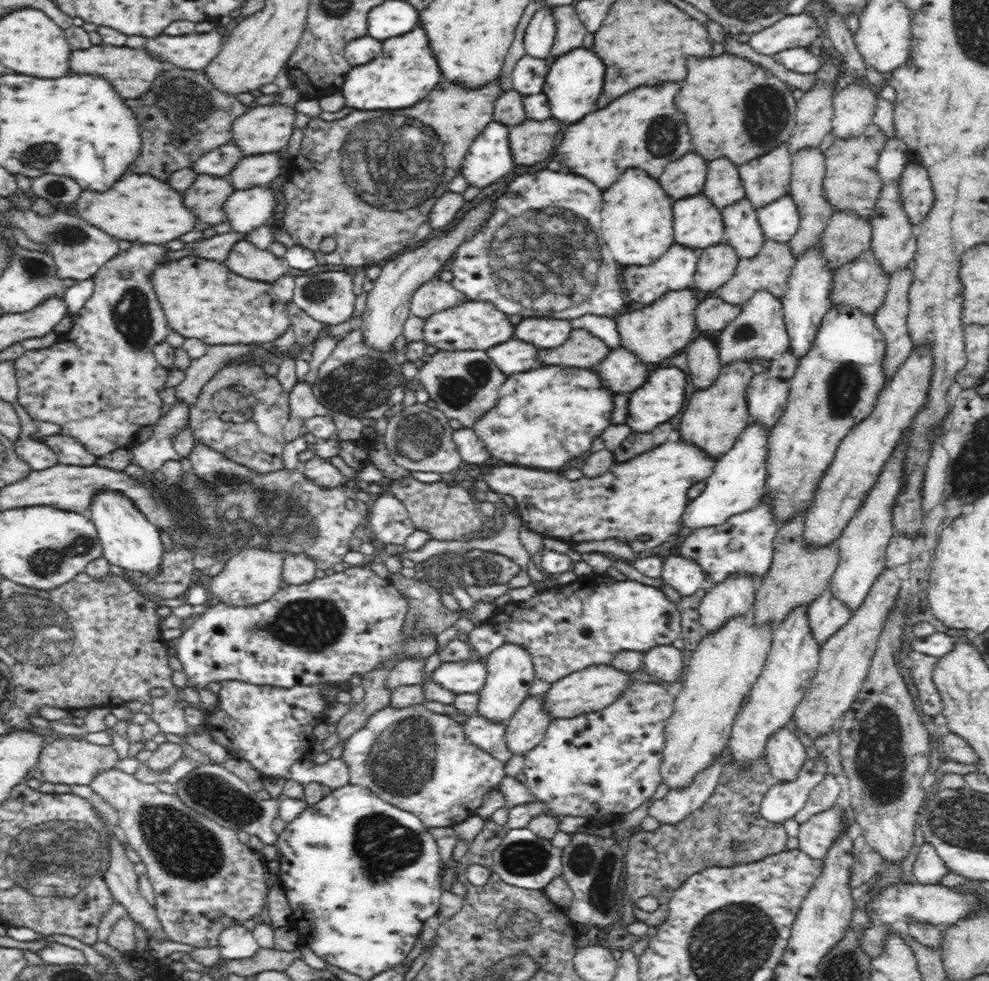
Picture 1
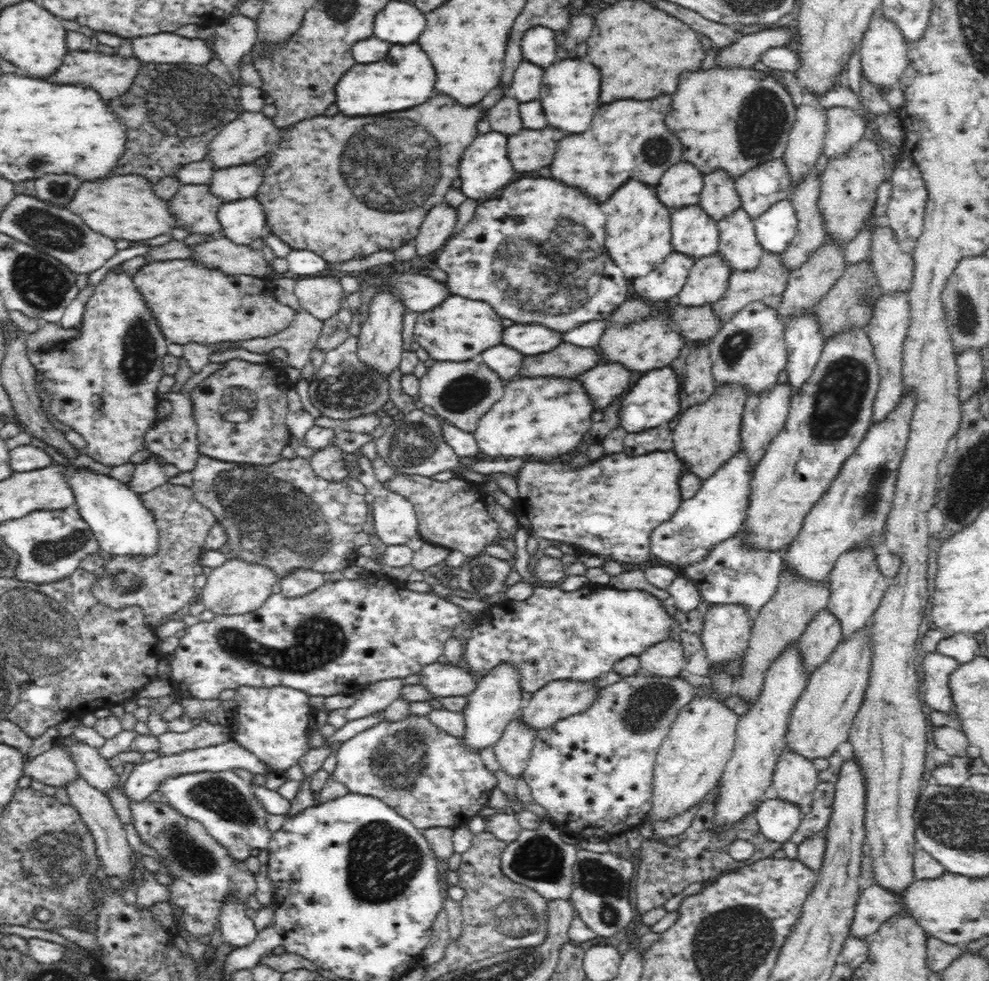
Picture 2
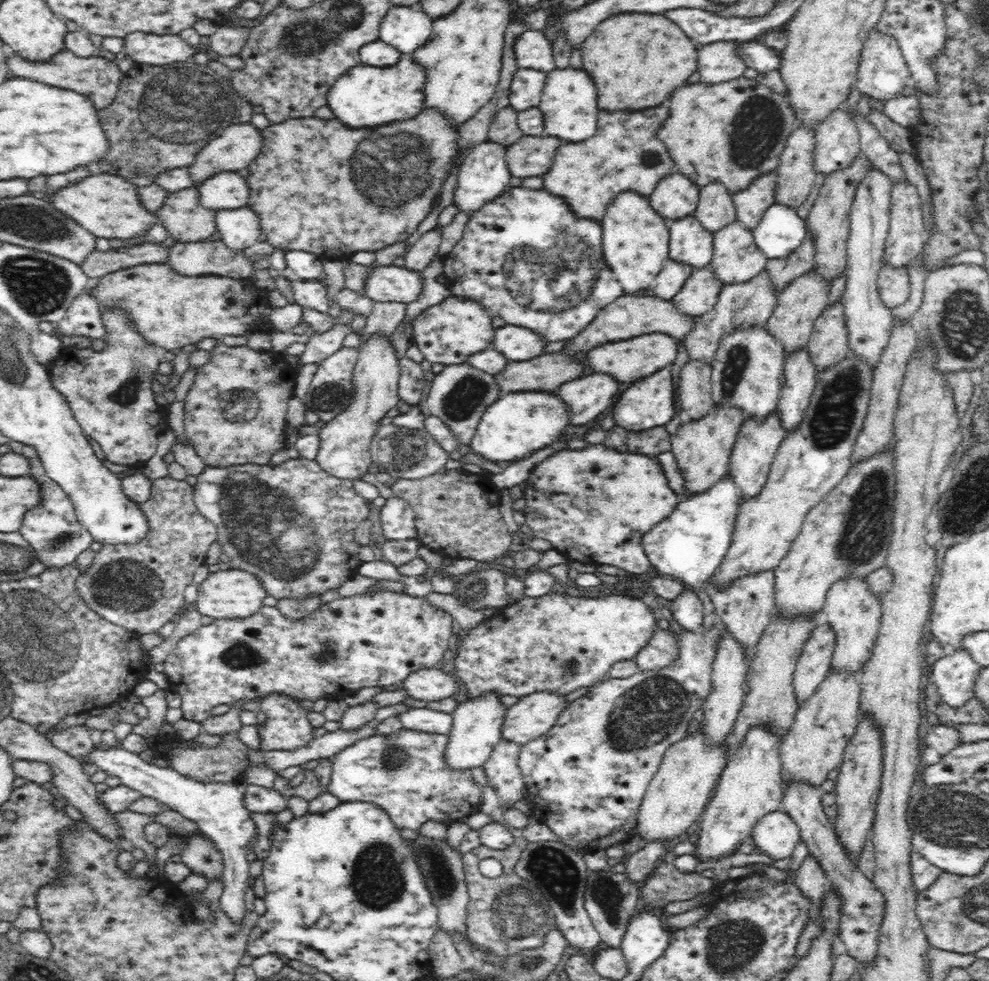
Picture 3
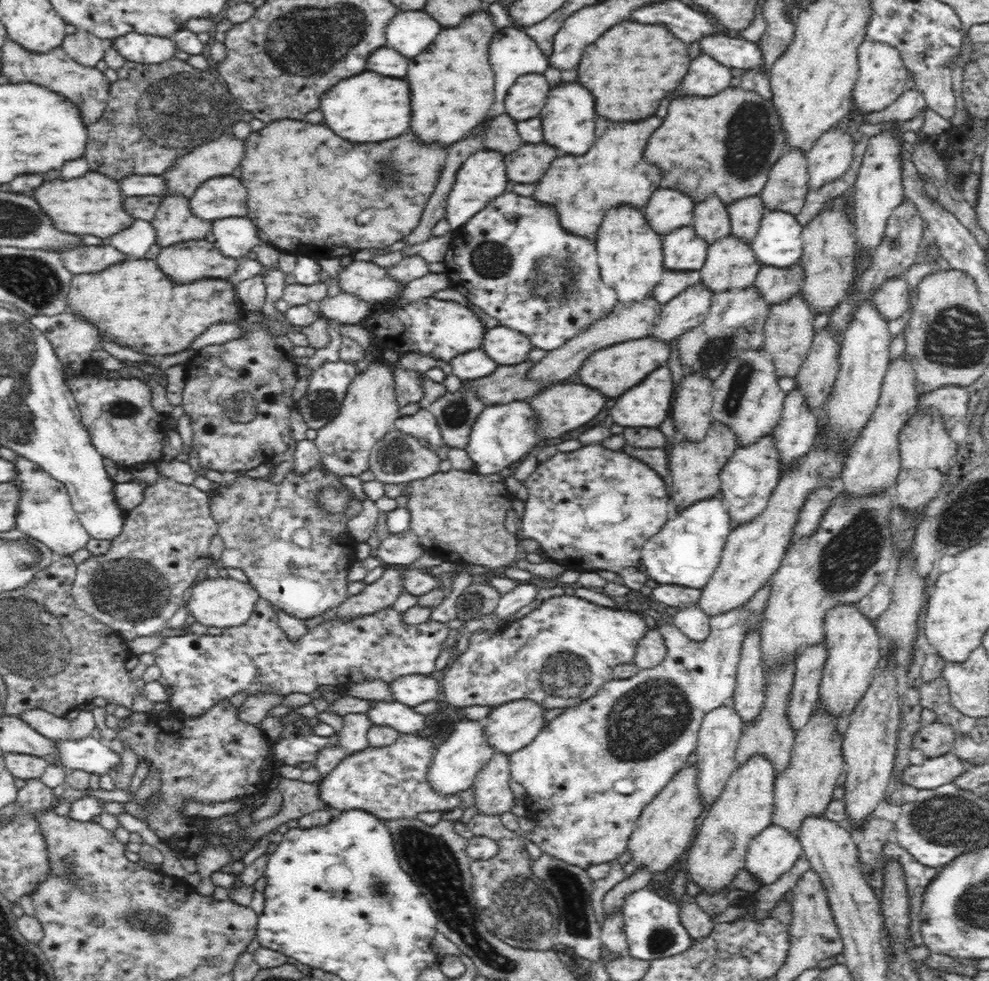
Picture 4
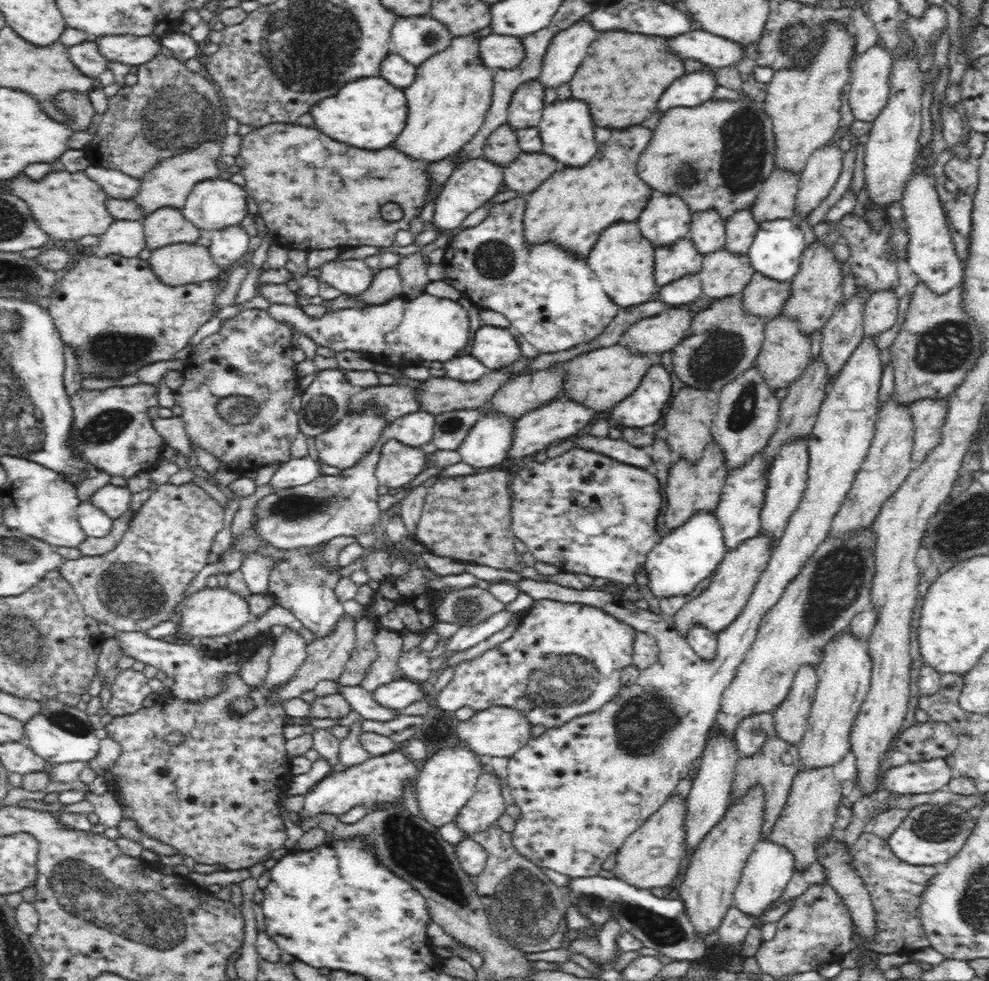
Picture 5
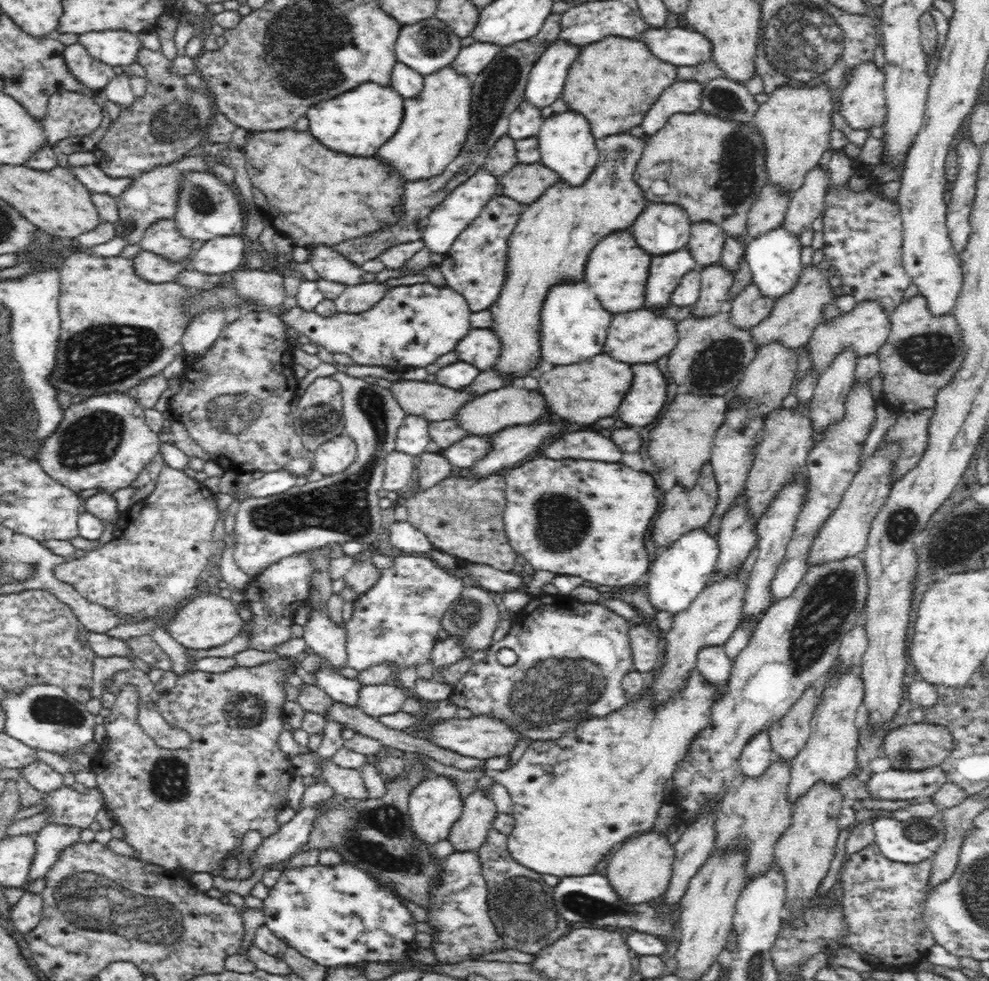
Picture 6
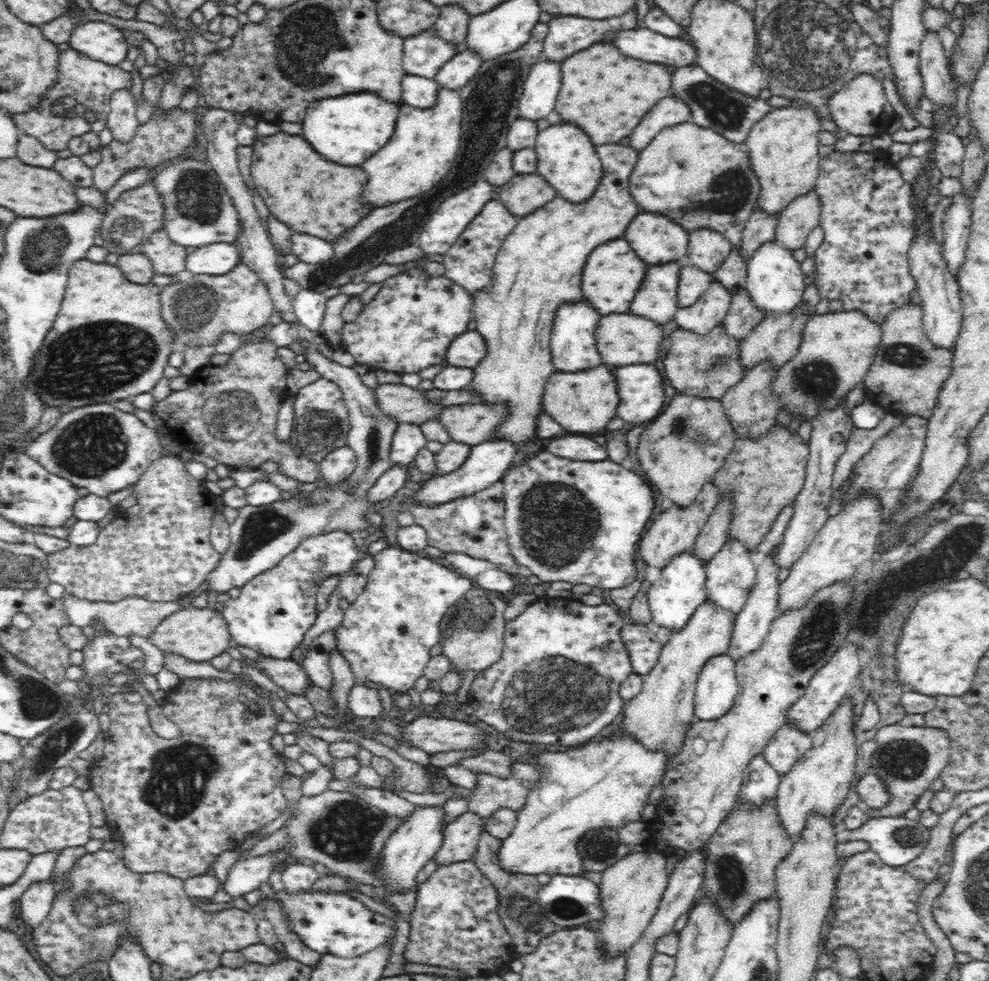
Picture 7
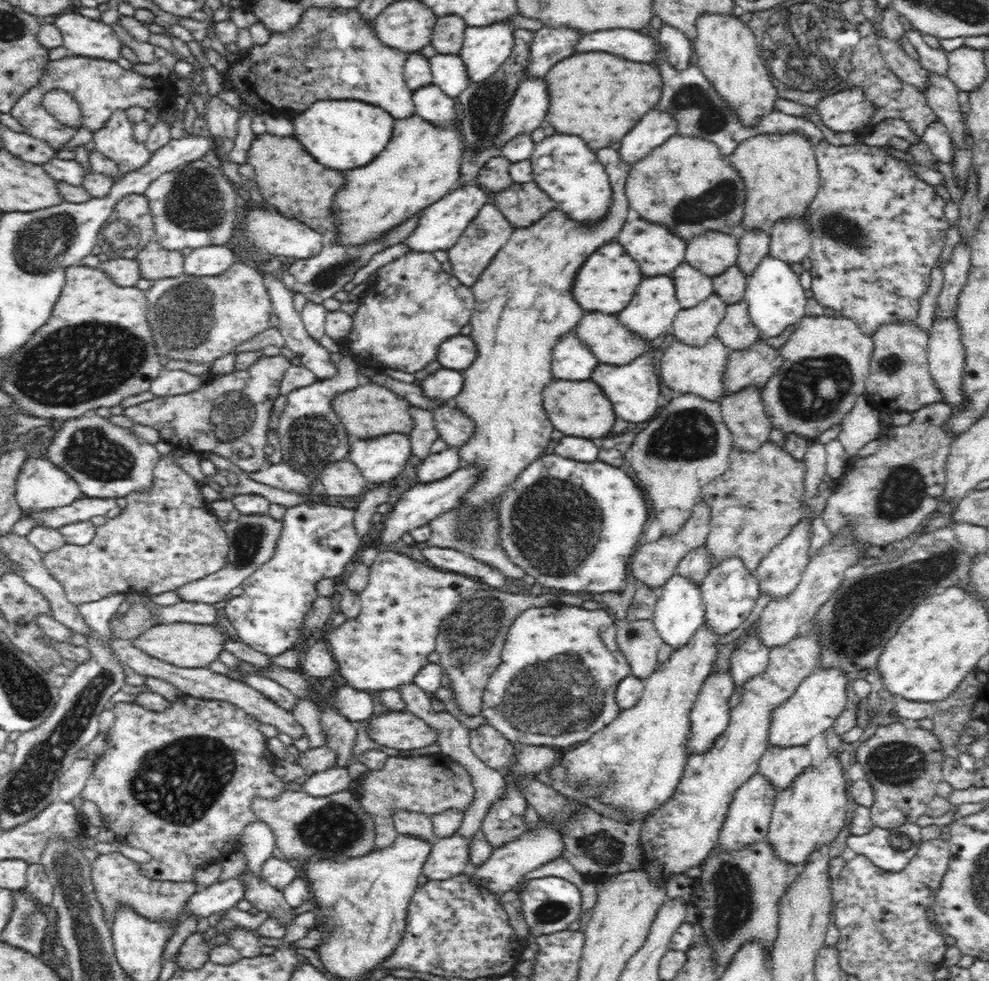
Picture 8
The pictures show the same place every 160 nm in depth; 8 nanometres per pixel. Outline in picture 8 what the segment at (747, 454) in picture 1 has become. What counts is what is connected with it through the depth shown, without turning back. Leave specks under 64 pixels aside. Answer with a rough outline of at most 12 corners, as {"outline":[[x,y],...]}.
{"outline":[[672,575],[651,620],[664,644],[687,645],[705,622],[699,585]]}

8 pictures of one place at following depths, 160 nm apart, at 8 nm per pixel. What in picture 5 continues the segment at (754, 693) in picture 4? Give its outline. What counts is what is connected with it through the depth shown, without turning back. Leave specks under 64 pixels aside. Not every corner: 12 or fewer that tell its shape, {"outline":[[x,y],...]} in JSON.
{"outline":[[774,714],[748,718],[734,732],[739,754],[751,756],[775,733]]}

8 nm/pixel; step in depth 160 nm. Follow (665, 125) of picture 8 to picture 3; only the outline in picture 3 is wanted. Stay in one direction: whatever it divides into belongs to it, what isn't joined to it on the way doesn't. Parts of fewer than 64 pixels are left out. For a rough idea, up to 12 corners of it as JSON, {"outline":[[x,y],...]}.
{"outline":[[717,41],[697,54],[708,85],[744,76],[744,41]]}

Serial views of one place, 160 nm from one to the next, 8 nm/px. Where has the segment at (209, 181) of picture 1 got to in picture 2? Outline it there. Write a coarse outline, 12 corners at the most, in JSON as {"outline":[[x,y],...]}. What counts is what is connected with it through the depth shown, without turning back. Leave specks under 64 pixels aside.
{"outline":[[184,184],[170,212],[188,232],[216,235],[224,200]]}

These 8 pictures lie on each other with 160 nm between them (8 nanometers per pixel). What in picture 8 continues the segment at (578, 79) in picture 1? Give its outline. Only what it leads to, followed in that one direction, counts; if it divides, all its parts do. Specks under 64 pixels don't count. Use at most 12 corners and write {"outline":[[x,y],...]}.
{"outline":[[572,134],[535,143],[533,181],[572,221],[610,210],[605,166]]}

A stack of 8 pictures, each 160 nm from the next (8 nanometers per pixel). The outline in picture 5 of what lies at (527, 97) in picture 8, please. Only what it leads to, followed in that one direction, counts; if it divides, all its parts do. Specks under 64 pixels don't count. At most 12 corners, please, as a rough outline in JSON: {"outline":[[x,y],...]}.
{"outline":[[580,18],[560,30],[536,79],[570,82],[599,30]]}

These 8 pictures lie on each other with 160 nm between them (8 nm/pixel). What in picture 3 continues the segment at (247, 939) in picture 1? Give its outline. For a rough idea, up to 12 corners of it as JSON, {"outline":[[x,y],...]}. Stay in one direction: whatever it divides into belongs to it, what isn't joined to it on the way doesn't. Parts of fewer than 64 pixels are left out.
{"outline":[[98,746],[94,764],[196,822],[224,861],[220,909],[248,914],[259,829],[243,782],[200,782]]}

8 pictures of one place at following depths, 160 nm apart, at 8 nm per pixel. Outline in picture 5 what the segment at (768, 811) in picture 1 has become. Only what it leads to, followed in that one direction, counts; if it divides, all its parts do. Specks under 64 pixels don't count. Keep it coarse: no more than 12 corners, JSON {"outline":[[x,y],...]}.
{"outline":[[761,838],[733,895],[764,914],[792,879],[793,854]]}

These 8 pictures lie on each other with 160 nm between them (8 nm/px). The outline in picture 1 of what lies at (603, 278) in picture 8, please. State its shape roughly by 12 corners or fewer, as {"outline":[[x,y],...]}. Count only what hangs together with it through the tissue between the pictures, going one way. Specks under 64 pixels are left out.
{"outline":[[628,170],[604,192],[601,237],[648,266],[675,242],[673,200]]}

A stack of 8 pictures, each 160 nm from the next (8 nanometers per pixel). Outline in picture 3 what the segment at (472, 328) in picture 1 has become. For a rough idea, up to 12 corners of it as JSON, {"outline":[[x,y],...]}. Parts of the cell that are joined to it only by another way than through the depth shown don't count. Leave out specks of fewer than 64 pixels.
{"outline":[[451,294],[416,316],[428,362],[466,363],[495,332],[480,302]]}

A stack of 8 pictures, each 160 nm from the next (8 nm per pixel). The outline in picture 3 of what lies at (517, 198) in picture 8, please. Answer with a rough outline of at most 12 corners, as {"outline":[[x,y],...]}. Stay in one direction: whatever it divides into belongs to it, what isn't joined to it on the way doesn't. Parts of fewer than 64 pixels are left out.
{"outline":[[523,135],[506,149],[512,176],[542,176],[562,142]]}

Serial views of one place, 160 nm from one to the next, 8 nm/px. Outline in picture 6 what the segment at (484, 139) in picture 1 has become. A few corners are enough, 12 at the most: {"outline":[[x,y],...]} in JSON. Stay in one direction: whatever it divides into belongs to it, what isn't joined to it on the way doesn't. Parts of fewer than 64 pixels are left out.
{"outline":[[480,168],[428,215],[423,241],[447,253],[496,195],[498,176]]}

